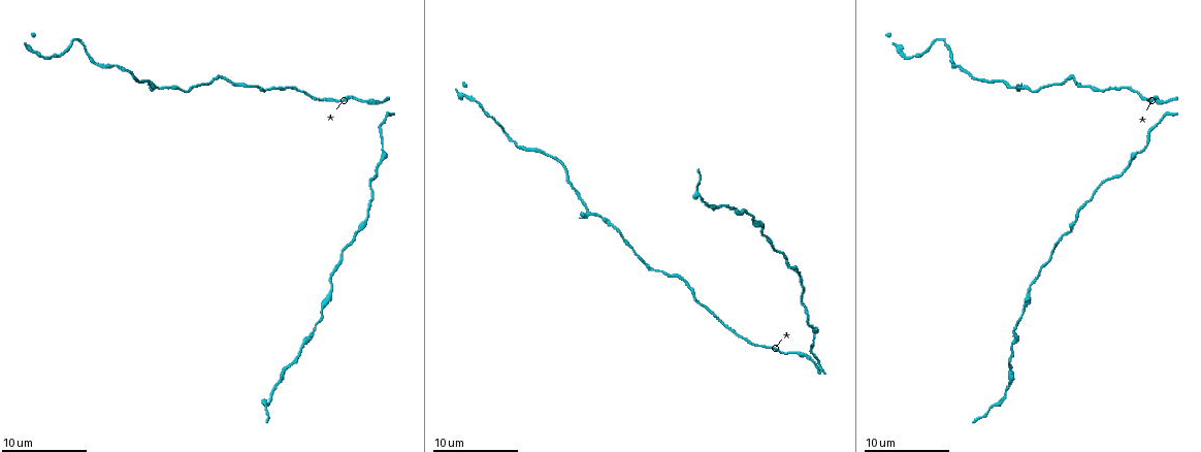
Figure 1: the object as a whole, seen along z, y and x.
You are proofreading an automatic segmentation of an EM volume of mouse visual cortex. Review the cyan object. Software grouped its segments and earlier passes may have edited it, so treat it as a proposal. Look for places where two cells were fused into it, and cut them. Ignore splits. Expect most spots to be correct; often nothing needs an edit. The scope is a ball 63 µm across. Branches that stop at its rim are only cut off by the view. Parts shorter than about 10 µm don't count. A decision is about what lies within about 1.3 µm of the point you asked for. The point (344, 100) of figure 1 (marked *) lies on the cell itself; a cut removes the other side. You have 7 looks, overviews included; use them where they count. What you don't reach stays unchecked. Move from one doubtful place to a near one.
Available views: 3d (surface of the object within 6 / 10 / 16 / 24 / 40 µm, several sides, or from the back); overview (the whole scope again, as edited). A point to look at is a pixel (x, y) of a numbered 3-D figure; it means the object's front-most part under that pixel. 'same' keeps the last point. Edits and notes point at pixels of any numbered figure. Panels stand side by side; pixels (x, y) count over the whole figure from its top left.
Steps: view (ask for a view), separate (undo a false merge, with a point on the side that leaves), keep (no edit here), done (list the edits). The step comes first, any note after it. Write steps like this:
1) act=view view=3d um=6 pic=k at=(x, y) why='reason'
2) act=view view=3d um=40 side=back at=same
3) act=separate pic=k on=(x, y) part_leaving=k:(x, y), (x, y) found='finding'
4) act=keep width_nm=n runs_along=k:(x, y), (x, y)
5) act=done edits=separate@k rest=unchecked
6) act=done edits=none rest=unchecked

act=view view=3d um=16 pic=1 at=(167, 88) why='sudden change in width'

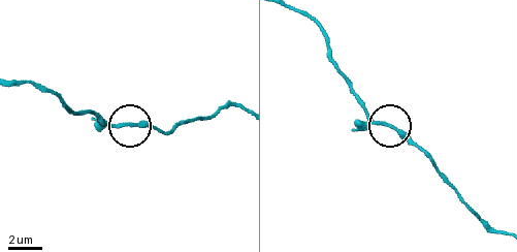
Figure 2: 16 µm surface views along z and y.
act=view view=3d um=16 side=back pic=2 at=(133, 125)

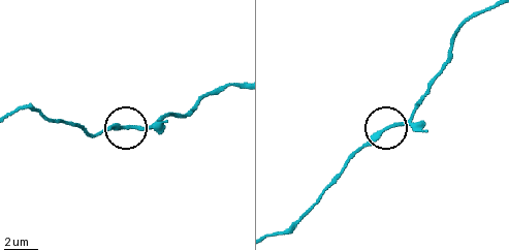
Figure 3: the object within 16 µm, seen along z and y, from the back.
act=keep runs_along=3:(275, 235), (287, 227), (370, 141), (400, 125), (418, 108) found='all the same cell'

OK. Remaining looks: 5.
act=view view=3d um=16 pic=1 at=(755, 222) why='sudden change in width'

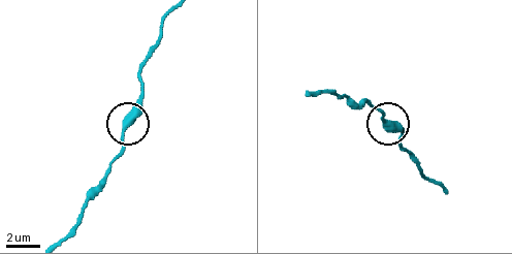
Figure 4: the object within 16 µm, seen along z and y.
act=keep found='continuous, no second cell'

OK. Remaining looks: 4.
act=view view=3d um=10 pic=1 at=(1008, 377)

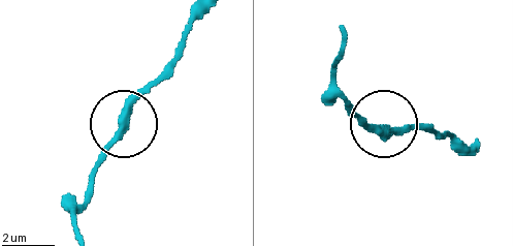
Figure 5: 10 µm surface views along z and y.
act=view view=3d um=10 side=back pic=5 at=(126, 122) why='other side'

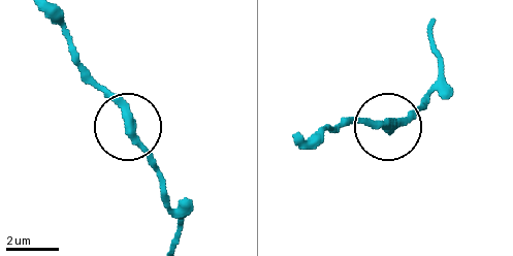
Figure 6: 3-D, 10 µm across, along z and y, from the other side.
act=keep width_nm=350 runs_along=6:(51, 16), (76, 62), (121, 108), (136, 149), (161, 172) found='all the same cell'

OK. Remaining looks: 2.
act=view view=3d um=16 pic=1 at=(955, 68) why='thick turns thin'

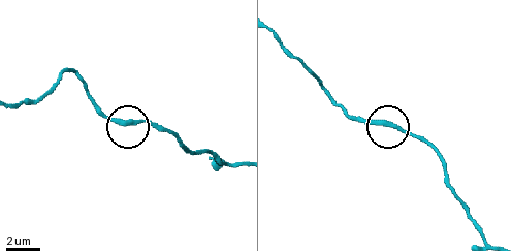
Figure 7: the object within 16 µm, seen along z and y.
act=keep runs_along=7:(486, 240), (448, 181), (446, 164), (426, 144), (353, 119) found='all the same cell'

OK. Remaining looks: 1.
act=done edits=none rest=unchecked

